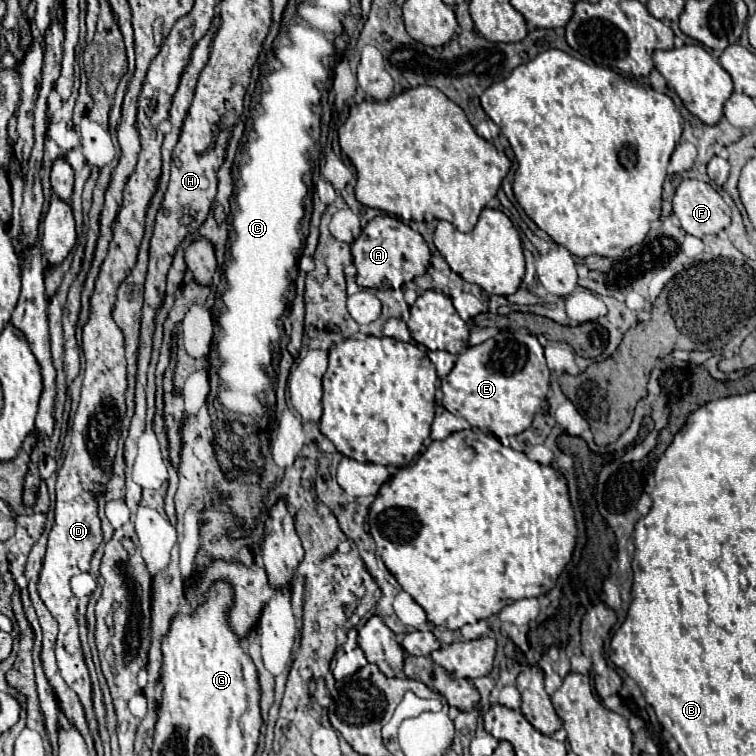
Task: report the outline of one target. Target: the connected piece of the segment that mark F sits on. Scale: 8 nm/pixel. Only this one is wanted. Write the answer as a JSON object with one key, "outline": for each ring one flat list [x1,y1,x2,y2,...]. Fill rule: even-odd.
{"outline":[[682,180,672,198,672,208,680,226,696,238,718,234,730,224,728,204,710,184,700,180]]}

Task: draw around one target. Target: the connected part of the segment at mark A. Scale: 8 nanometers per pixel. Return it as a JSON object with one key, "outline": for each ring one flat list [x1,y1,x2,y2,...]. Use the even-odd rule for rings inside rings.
{"outline":[[376,216,372,218,366,228,362,228,362,234,350,244,354,266,358,268,356,282,362,288,402,288,402,284,422,276,426,268,430,266,430,248,426,240,412,230,408,224,400,222,392,216]]}

